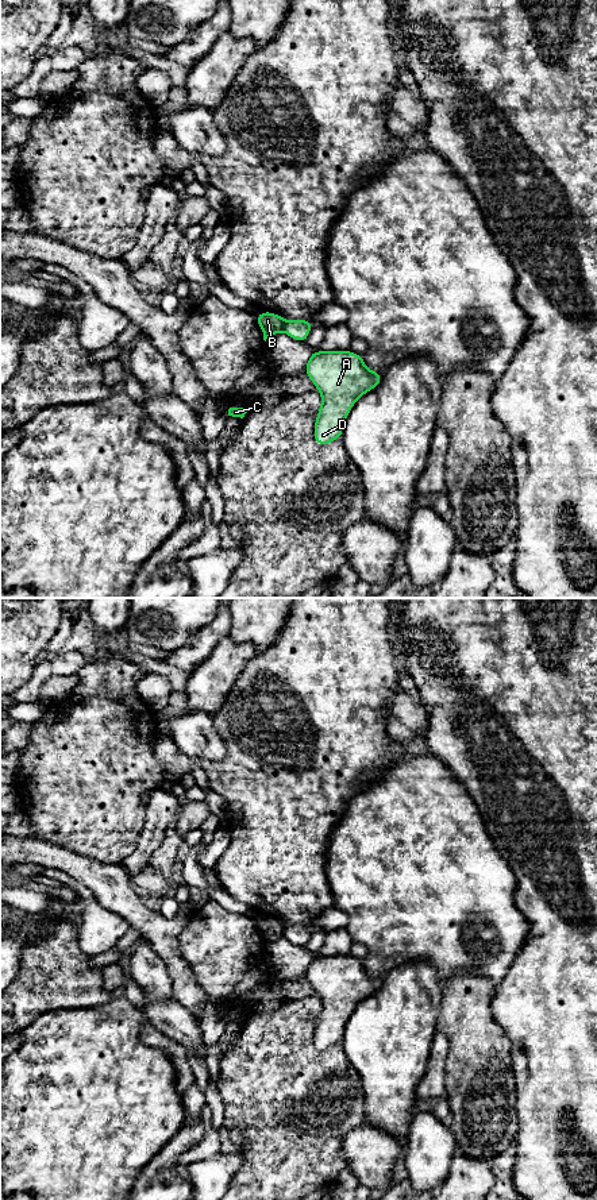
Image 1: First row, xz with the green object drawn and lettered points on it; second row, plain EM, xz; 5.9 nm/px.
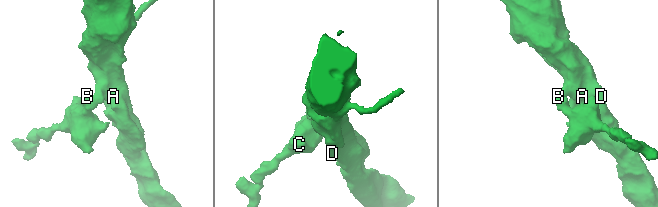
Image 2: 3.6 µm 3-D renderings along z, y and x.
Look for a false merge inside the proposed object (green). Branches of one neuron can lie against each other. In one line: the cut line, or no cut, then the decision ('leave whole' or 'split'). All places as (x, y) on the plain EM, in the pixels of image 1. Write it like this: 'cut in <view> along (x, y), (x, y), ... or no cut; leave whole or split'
cut in xz along (285, 925), (281, 934); split

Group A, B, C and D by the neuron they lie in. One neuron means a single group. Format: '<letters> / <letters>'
A D / B C

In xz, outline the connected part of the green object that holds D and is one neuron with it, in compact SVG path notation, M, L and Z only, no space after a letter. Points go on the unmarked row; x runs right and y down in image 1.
M313 954L305 969L305 980L323 1004L313 1034L313 1045L319 1050L342 1043L346 1023L357 1004L382 985L382 977L370 976L362 960L350 954Z

